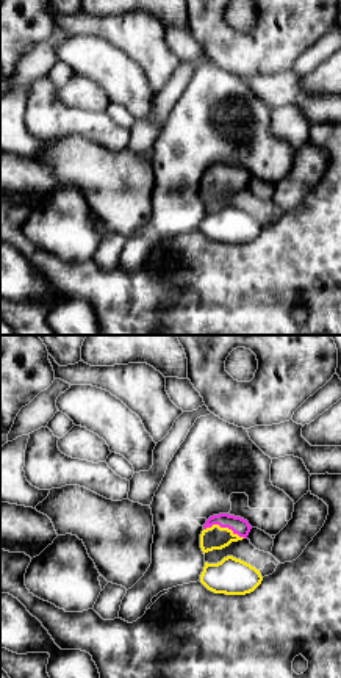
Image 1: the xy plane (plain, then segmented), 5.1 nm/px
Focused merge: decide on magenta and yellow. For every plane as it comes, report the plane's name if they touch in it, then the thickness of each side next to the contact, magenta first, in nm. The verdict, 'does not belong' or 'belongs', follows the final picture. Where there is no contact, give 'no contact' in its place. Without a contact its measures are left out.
meets magenta in xy; 90 nm thick on the magenta side, 120 nm on the other

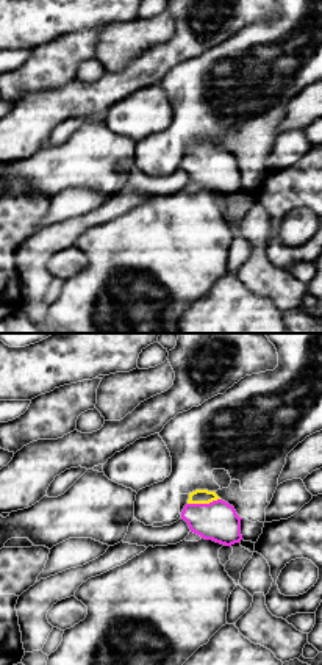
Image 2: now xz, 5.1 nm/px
meets magenta in xz; 200 nm thick on the magenta side, 80 nm on the other

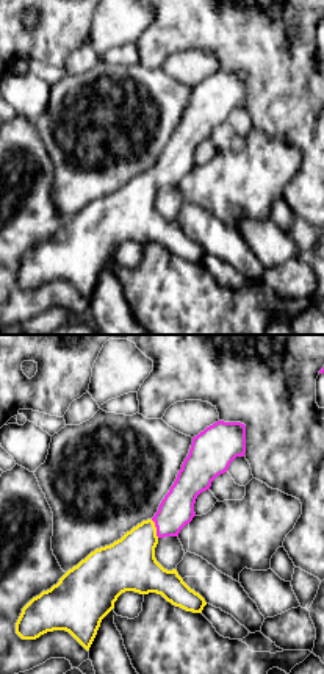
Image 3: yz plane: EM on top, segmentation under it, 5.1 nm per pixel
meets magenta in yz; 180 nm thick on the magenta side, 280 nm on the other

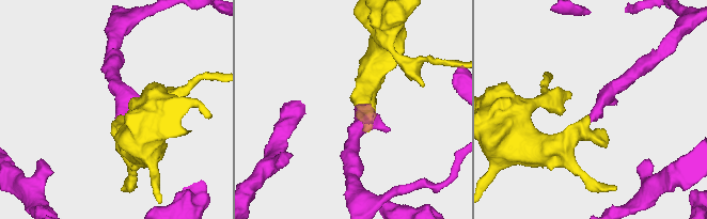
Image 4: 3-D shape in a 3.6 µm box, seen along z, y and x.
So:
belongs

